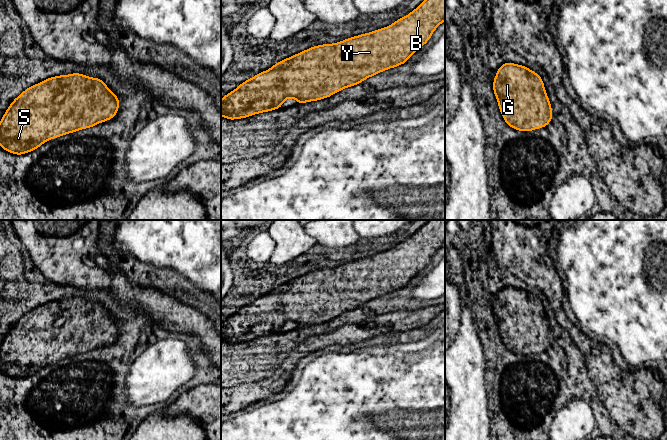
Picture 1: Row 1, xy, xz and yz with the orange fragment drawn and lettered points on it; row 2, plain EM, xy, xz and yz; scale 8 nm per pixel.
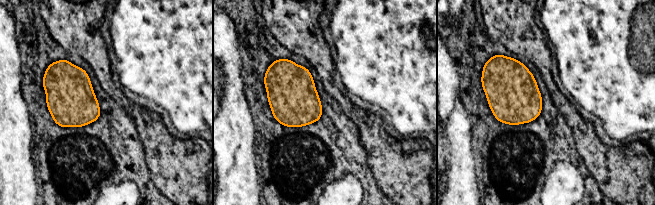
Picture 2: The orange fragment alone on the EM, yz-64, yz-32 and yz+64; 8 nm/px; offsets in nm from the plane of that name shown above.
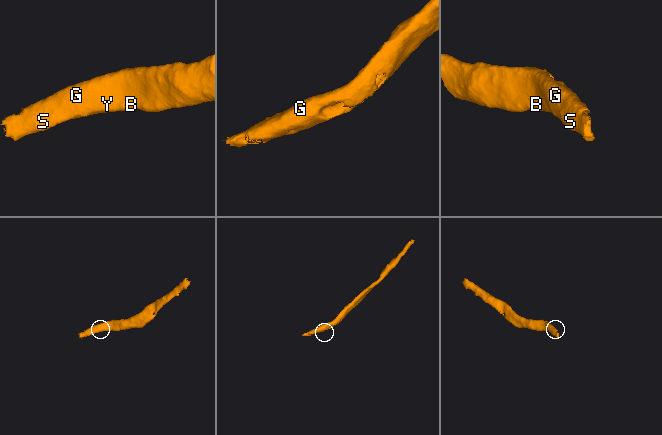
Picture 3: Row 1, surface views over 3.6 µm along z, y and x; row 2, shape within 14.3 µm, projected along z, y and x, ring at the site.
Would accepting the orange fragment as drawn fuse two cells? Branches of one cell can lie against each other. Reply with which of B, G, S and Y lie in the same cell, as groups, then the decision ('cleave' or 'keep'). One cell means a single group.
B G S Y; keep

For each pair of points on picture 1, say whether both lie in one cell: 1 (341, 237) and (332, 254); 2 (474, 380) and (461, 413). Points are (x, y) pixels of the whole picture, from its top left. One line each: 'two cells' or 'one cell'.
1: two cells
2: one cell

